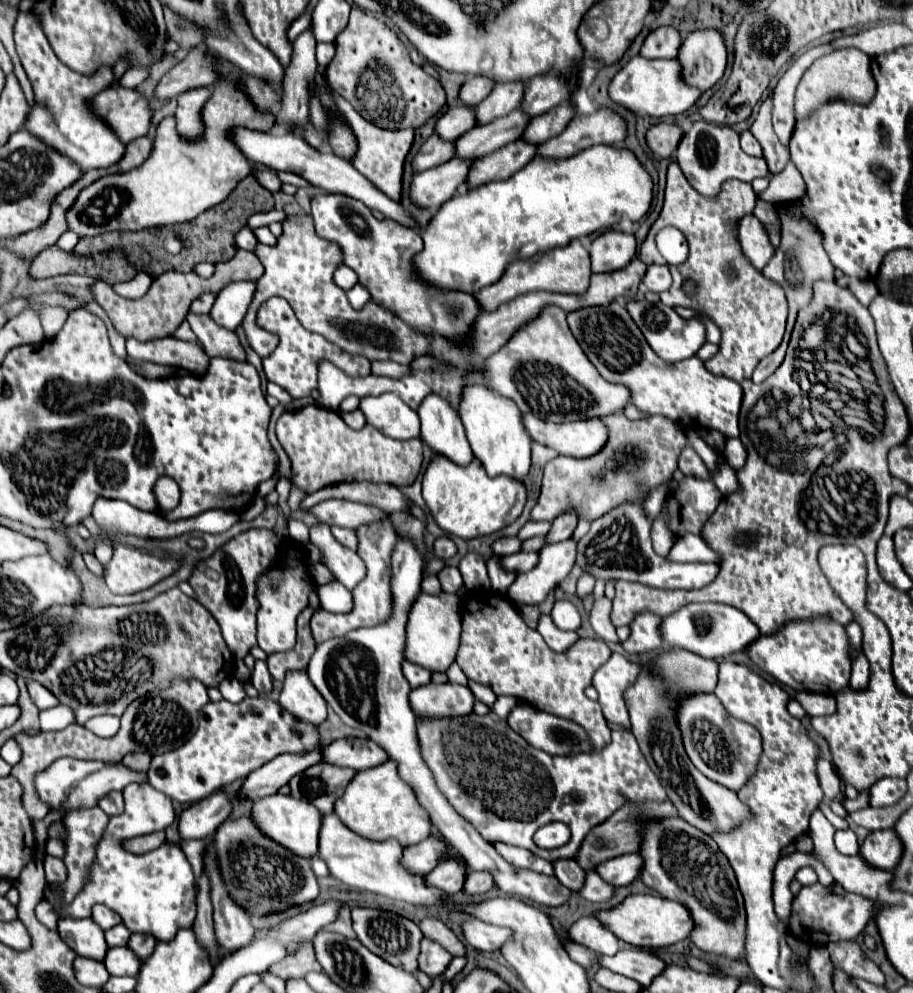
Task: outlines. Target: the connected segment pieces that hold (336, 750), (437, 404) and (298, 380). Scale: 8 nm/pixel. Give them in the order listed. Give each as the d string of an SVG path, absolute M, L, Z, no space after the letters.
M341 738L323 748L323 762L353 768L357 772L379 766L387 760L389 756L385 756L385 750L377 748L377 744L373 744L373 740L369 738Z
M427 396L419 406L421 440L433 454L455 460L457 466L467 466L473 460L459 414L441 396Z
M269 298L267 304L261 306L257 322L265 330L279 334L279 346L275 348L273 354L263 358L265 376L269 382L275 382L281 388L285 388L289 392L289 396L293 396L293 398L311 396L311 392L317 390L317 364L319 364L319 360L333 362L343 372L349 372L349 376L367 376L371 372L371 362L365 360L365 356L349 356L349 352L341 352L341 348L333 348L333 344L329 344L329 340L325 340L323 336L311 334L309 330L305 330L299 324L299 320L295 318L295 312L281 298Z

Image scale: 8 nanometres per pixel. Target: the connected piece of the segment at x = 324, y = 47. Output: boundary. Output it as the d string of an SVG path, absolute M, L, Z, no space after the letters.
M319 42L317 44L317 64L327 66L333 56L335 56L335 46L331 42Z

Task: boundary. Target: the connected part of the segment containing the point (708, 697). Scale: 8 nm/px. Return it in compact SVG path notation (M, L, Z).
M697 694L685 698L679 708L679 728L691 762L701 774L711 778L713 782L737 792L755 772L755 766L761 756L759 732L751 724L745 724L735 718L731 720L721 708L721 702L715 694Z

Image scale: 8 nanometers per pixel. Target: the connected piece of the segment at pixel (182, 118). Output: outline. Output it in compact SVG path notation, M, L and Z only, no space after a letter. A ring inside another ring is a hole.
M209 86L193 88L177 96L177 130L183 138L195 140L203 134L203 122L201 122L201 108L209 100L211 90Z

